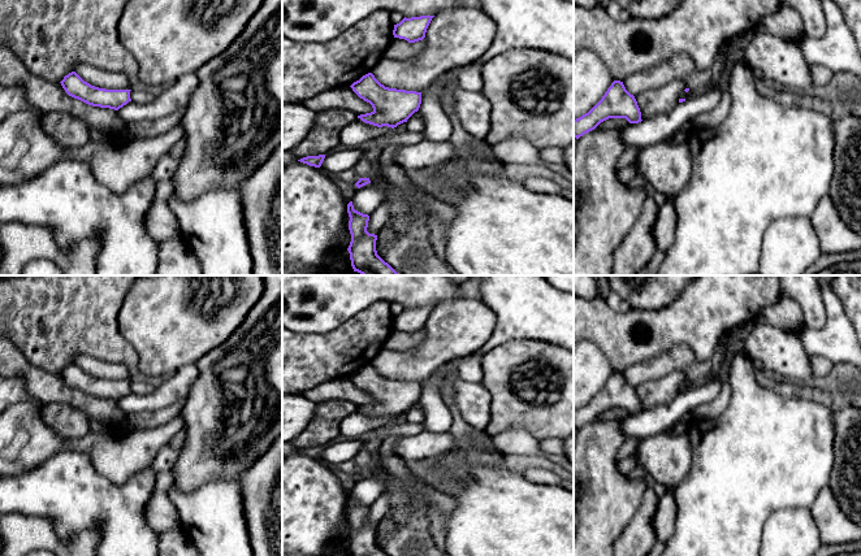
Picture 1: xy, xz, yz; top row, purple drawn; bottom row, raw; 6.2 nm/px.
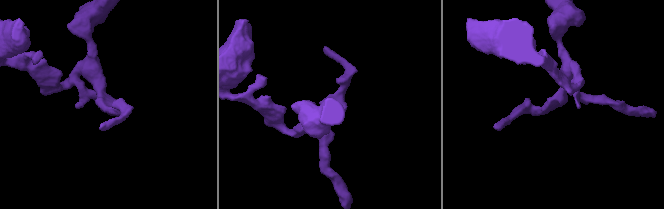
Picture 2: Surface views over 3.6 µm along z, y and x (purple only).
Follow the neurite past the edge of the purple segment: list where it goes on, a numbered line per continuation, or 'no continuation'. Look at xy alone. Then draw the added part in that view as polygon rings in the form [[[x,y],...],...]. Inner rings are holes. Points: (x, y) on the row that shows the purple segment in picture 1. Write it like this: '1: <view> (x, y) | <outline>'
no continuation

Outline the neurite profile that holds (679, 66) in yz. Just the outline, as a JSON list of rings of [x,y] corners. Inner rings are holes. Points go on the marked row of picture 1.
[[[676,53],[662,64],[629,75],[623,81],[626,90],[636,96],[675,79],[685,79],[695,71],[695,62],[685,53]]]

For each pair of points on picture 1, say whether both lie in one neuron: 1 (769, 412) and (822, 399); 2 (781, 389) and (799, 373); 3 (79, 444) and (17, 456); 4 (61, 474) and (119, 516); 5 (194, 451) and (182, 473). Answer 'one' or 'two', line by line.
1: two
2: two
3: one
4: one
5: one

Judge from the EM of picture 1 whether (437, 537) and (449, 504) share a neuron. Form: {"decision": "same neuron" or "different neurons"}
{"decision": "same neuron"}

